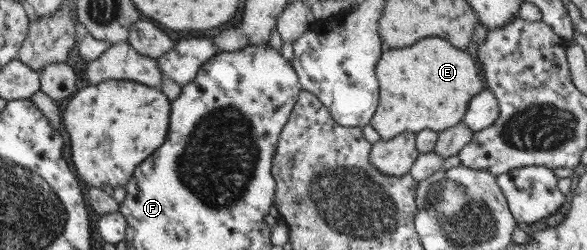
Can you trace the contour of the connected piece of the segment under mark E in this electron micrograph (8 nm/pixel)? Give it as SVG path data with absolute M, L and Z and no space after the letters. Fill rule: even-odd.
M426 37L401 49L383 50L374 68L378 104L369 125L381 140L389 140L400 132L415 134L429 129L438 133L460 123L468 100L483 89L475 61L470 52L455 49L438 37Z

